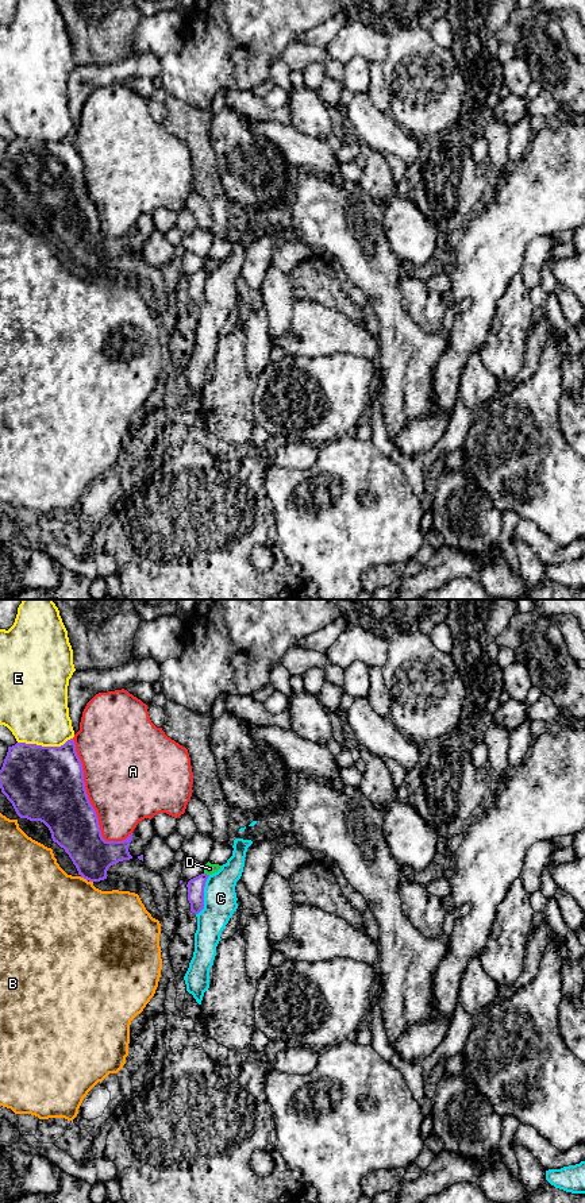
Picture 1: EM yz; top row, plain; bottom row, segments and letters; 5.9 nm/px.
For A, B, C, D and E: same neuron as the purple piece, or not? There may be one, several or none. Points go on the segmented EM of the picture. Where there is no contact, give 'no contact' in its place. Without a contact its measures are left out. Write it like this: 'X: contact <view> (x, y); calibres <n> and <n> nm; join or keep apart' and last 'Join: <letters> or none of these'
A: contact yz (88, 799); calibres 420 and 480 nm; keep apart
B: contact yz (84, 878); calibres 240 and 480 nm; keep apart
C: contact yz (203, 895); calibres 100 and 190 nm; keep apart
D: contact yz (206, 874); calibres 100 and 70 nm; keep apart
E: contact yz (45, 747); calibres 440 and 400 nm; keep apart
Join: none of these

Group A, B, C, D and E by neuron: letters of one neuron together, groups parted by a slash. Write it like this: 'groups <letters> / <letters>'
groups A / B / C / D / E

